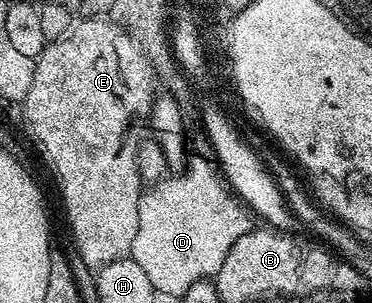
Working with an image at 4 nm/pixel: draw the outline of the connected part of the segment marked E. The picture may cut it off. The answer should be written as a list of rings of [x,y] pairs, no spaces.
[[[83,18],[81,20],[83,21],[79,25],[76,23],[70,30],[62,33],[59,39],[50,41],[38,59],[35,60],[33,82],[29,88],[29,94],[21,102],[21,108],[23,108],[23,120],[27,123],[27,132],[31,135],[36,150],[43,155],[44,162],[51,167],[51,172],[55,175],[56,182],[59,183],[59,192],[63,195],[63,208],[67,211],[67,224],[71,227],[72,238],[75,239],[74,251],[92,270],[98,270],[109,262],[124,259],[131,251],[133,238],[137,238],[137,210],[141,195],[137,154],[140,141],[144,139],[145,129],[151,119],[151,105],[157,99],[157,91],[155,92],[155,82],[151,78],[153,68],[143,67],[141,62],[133,57],[131,43],[123,36],[123,29],[119,29],[108,18]]]

